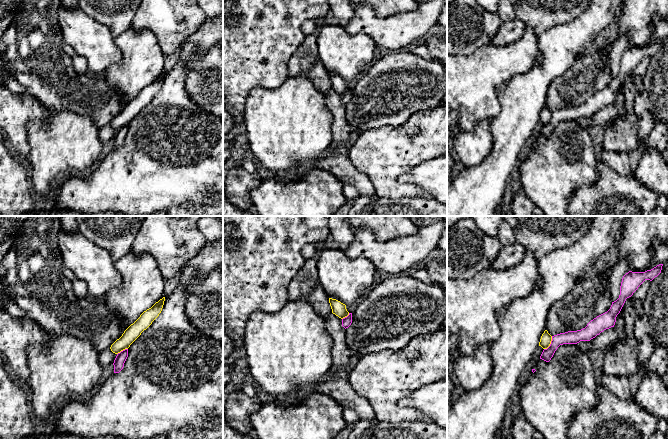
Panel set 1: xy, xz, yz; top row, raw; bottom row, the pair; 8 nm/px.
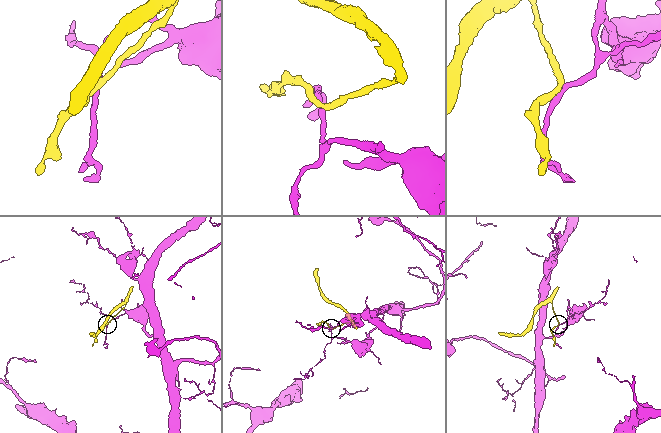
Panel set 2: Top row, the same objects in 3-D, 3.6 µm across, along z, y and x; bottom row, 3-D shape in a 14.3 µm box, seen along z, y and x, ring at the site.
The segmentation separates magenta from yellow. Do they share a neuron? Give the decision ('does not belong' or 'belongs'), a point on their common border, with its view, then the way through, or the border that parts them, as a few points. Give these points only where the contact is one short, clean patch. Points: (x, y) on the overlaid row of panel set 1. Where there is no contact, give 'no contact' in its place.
does not belong; contact yz (551, 343); border yz (552, 336), (551, 343), (544, 349)

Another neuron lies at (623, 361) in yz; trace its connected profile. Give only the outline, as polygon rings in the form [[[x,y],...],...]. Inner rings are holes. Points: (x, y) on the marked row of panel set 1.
[[[627,337],[615,345],[615,349],[605,355],[602,372],[613,376],[626,376],[638,371],[640,343],[633,337]]]

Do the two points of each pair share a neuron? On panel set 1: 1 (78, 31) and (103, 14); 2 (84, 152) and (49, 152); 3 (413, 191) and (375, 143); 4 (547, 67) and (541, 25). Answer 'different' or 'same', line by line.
1: different
2: same
3: same
4: different

